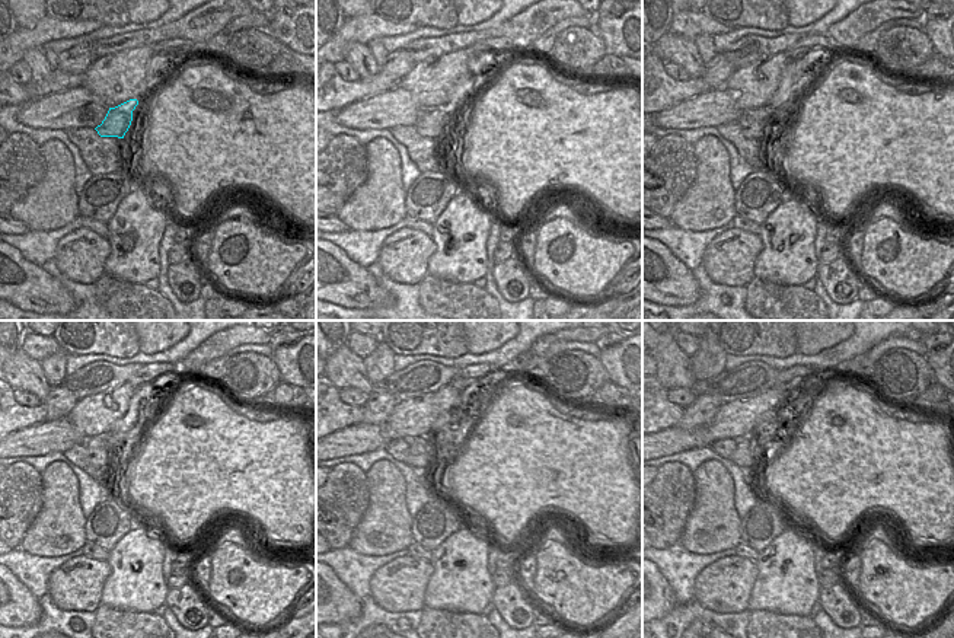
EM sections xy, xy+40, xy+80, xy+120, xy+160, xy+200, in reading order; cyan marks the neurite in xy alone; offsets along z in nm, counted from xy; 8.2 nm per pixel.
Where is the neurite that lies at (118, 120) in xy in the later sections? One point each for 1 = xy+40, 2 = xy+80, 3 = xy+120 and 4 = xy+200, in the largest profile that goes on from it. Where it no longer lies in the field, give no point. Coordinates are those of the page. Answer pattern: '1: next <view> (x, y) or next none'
1: next xy+40 (431, 123)
2: next xy+80 (753, 123)
3: next xy+120 (98, 446)
4: next xy+200 (742, 458)

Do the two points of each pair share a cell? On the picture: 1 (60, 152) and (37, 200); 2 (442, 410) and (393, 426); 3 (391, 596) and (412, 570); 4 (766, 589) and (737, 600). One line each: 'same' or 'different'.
1: same
2: same
3: same
4: different

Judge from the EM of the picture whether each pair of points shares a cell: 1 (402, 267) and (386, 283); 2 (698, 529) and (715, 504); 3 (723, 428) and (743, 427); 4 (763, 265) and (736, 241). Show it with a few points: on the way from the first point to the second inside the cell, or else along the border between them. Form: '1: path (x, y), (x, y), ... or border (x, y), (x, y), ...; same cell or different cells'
1: border (380, 245), (380, 268), (392, 280), (412, 286); different cells
2: path (704, 523), (714, 510); same cell
3: path (727, 427), (739, 427); same cell
4: border (759, 235), (762, 251), (756, 258), (753, 276); different cells

